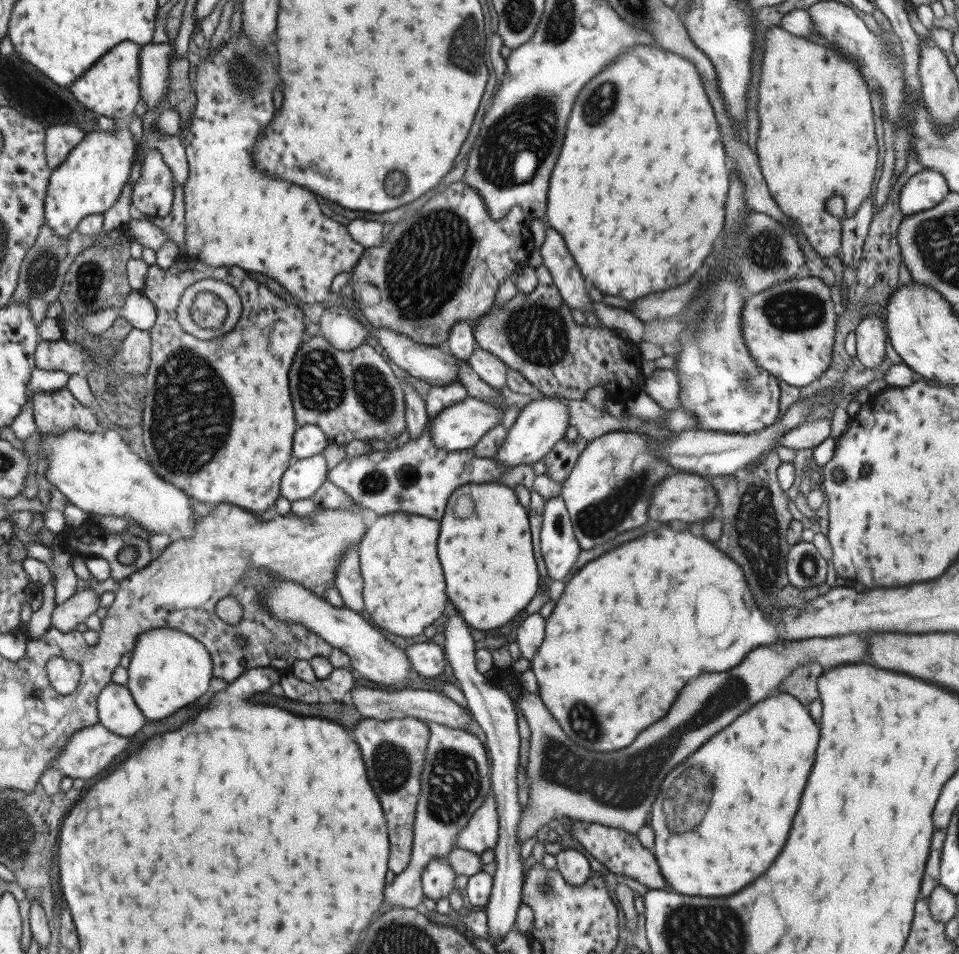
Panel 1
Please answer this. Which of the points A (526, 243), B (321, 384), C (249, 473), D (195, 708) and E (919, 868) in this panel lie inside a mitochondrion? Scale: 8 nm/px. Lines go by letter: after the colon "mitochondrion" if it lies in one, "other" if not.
A: other
B: mitochondrion
C: other
D: other
E: other

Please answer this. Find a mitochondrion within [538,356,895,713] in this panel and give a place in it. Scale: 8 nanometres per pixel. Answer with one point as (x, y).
(757, 531)

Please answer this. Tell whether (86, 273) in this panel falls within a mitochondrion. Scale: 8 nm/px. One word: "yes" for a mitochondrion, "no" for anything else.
yes

